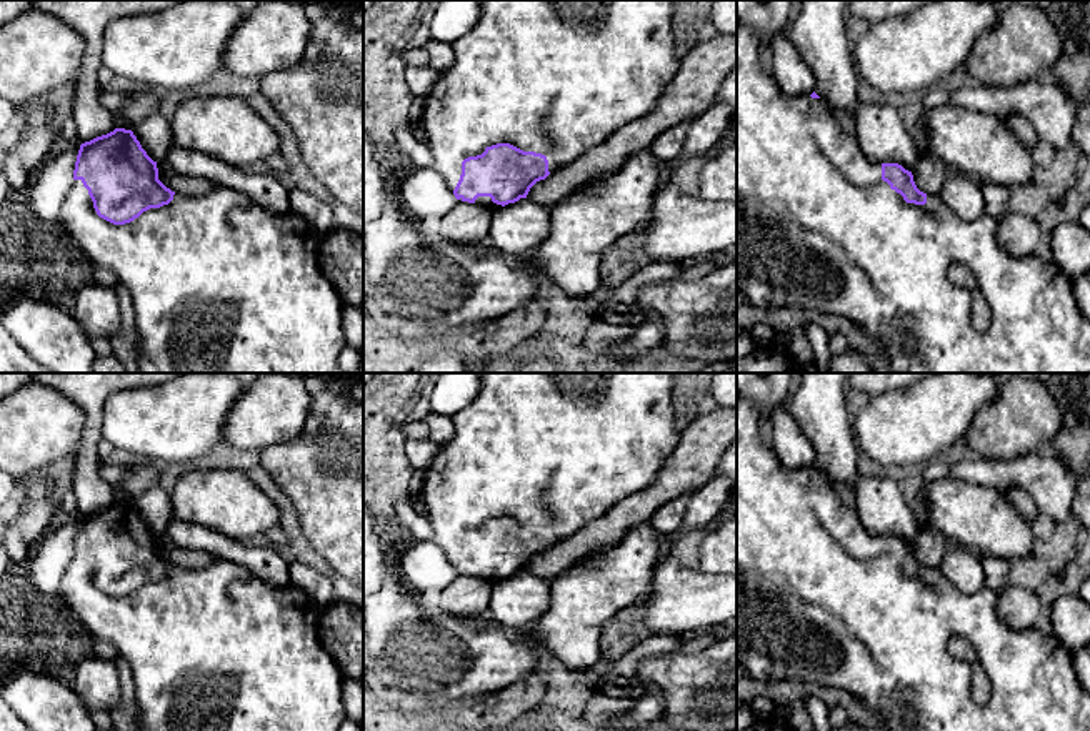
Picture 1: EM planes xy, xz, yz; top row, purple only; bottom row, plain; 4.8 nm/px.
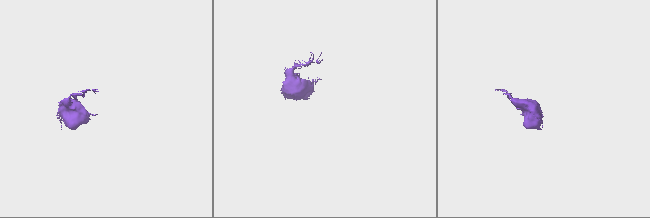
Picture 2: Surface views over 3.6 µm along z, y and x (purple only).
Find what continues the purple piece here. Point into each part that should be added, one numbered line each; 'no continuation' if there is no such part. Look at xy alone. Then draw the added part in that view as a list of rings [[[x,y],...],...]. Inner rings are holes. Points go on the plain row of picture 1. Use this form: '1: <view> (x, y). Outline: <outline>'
1: xy (215, 648). Outline: [[[72,553],[57,596],[70,606],[93,639],[112,643],[118,656],[130,664],[137,693],[138,731],[338,731],[347,719],[342,703],[343,676],[318,636],[322,606],[293,584],[273,588],[242,564],[215,559],[210,566],[198,569],[175,566],[168,578],[150,581],[130,596],[113,598],[97,588],[82,553]]]

